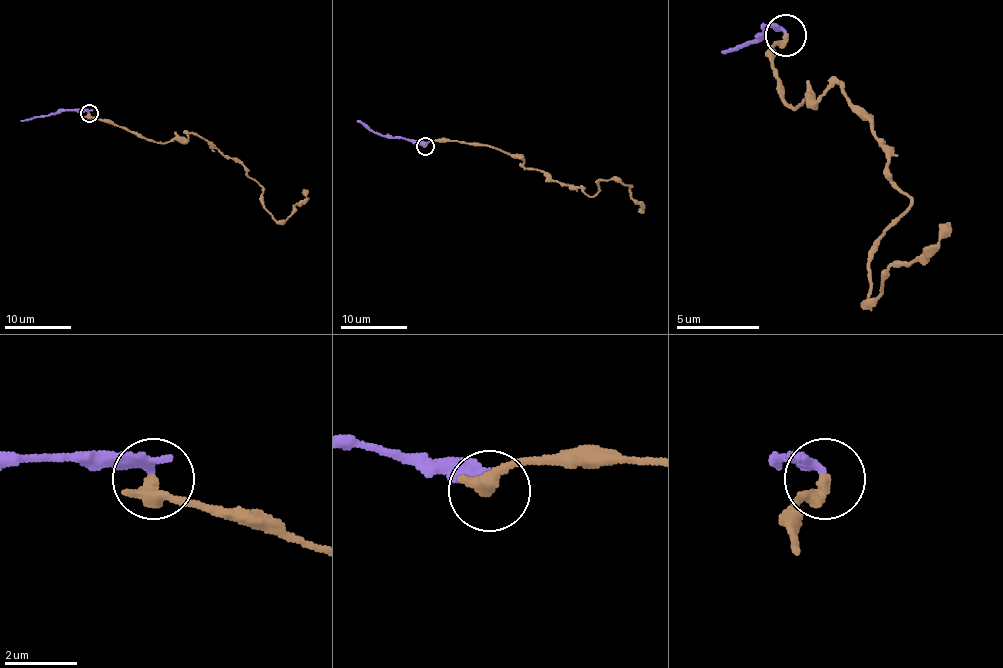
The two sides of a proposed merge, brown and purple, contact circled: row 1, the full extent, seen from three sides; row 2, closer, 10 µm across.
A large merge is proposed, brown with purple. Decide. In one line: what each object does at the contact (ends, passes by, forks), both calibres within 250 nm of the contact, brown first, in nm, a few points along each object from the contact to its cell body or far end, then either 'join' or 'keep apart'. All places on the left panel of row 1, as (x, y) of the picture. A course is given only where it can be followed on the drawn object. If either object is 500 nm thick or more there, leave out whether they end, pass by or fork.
brown ends there; purple ends there; 460 nm thick on the brown side, 340 nm on the other; brown runs (89, 113), (159, 143), (188, 133), (208, 140), (256, 182), (265, 208), (278, 222), (306, 197), (303, 188); purple runs (89, 113), (58, 110), (21, 120); keep apart

